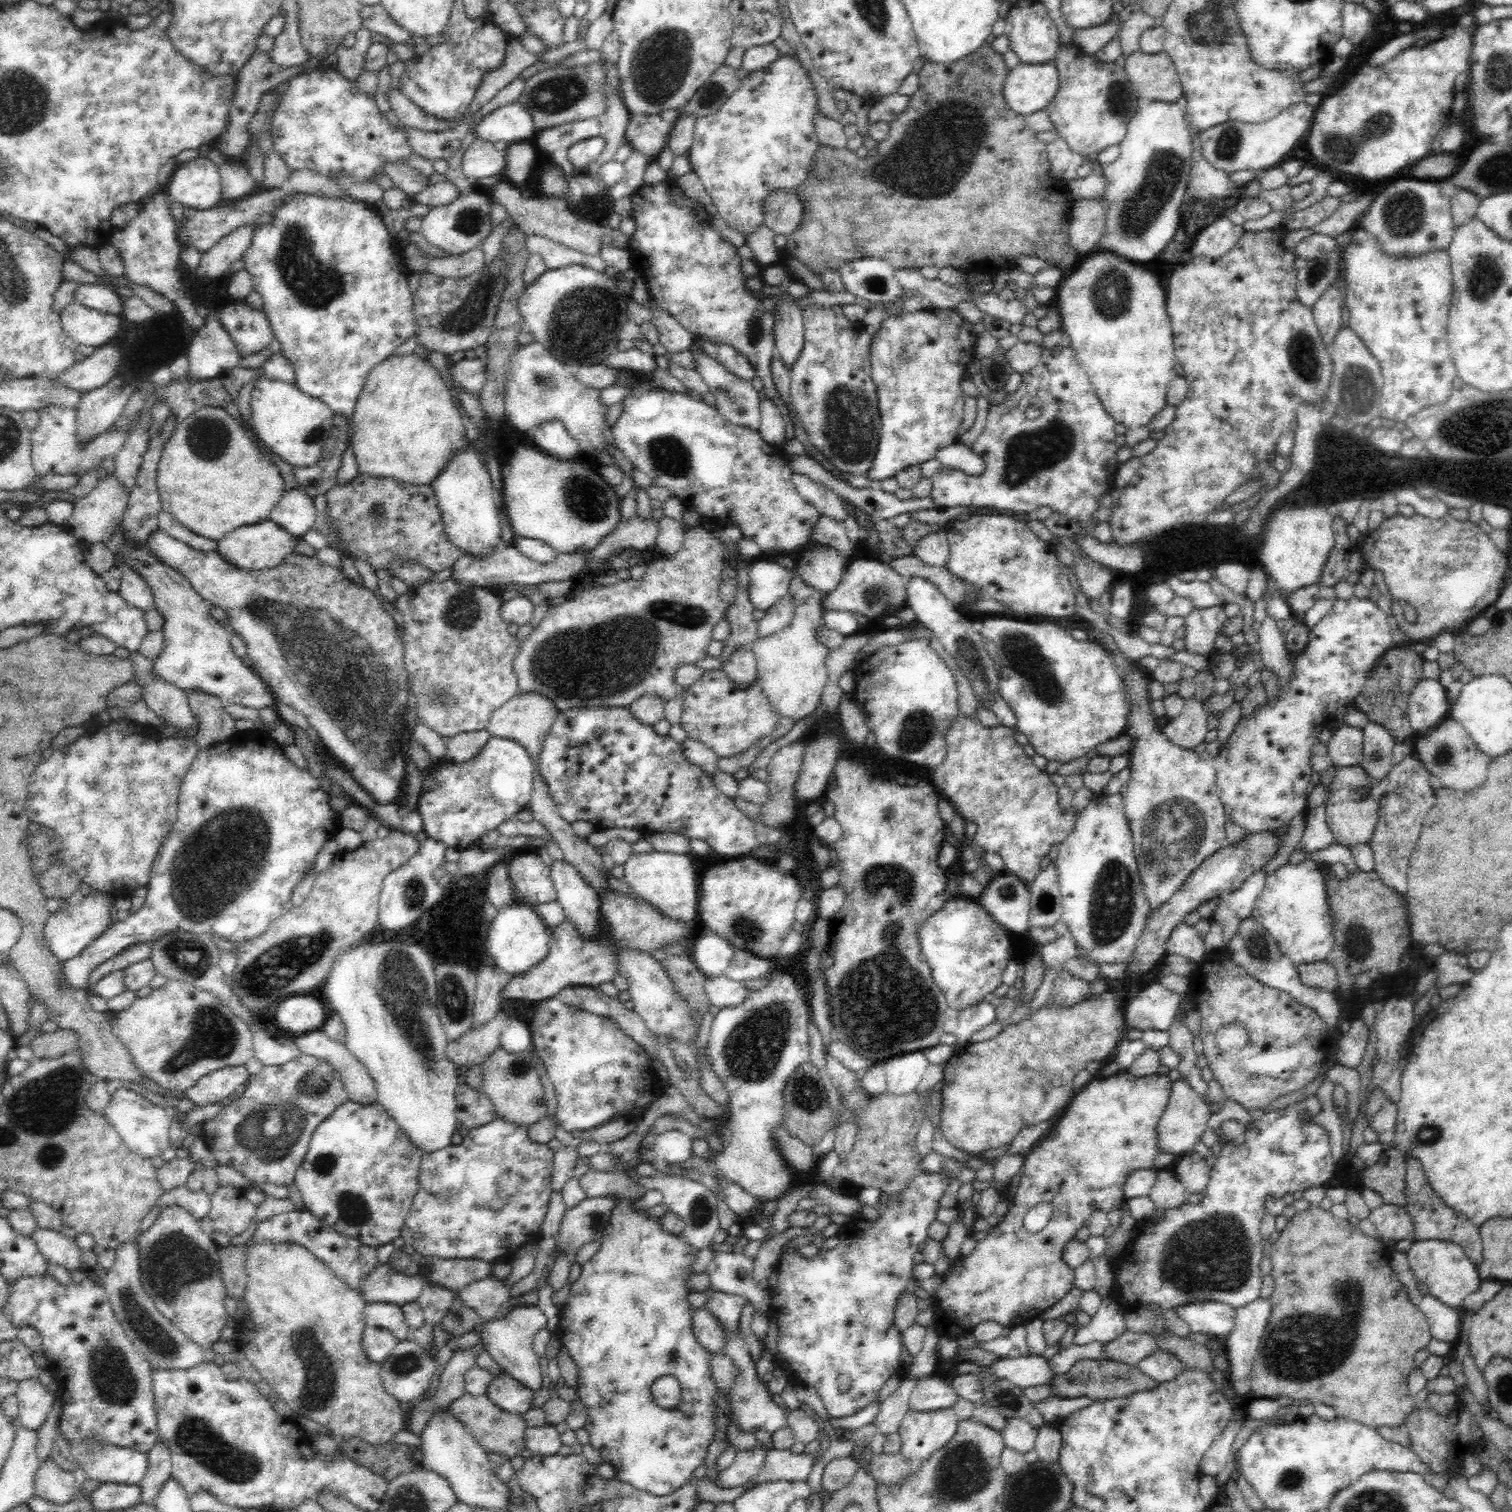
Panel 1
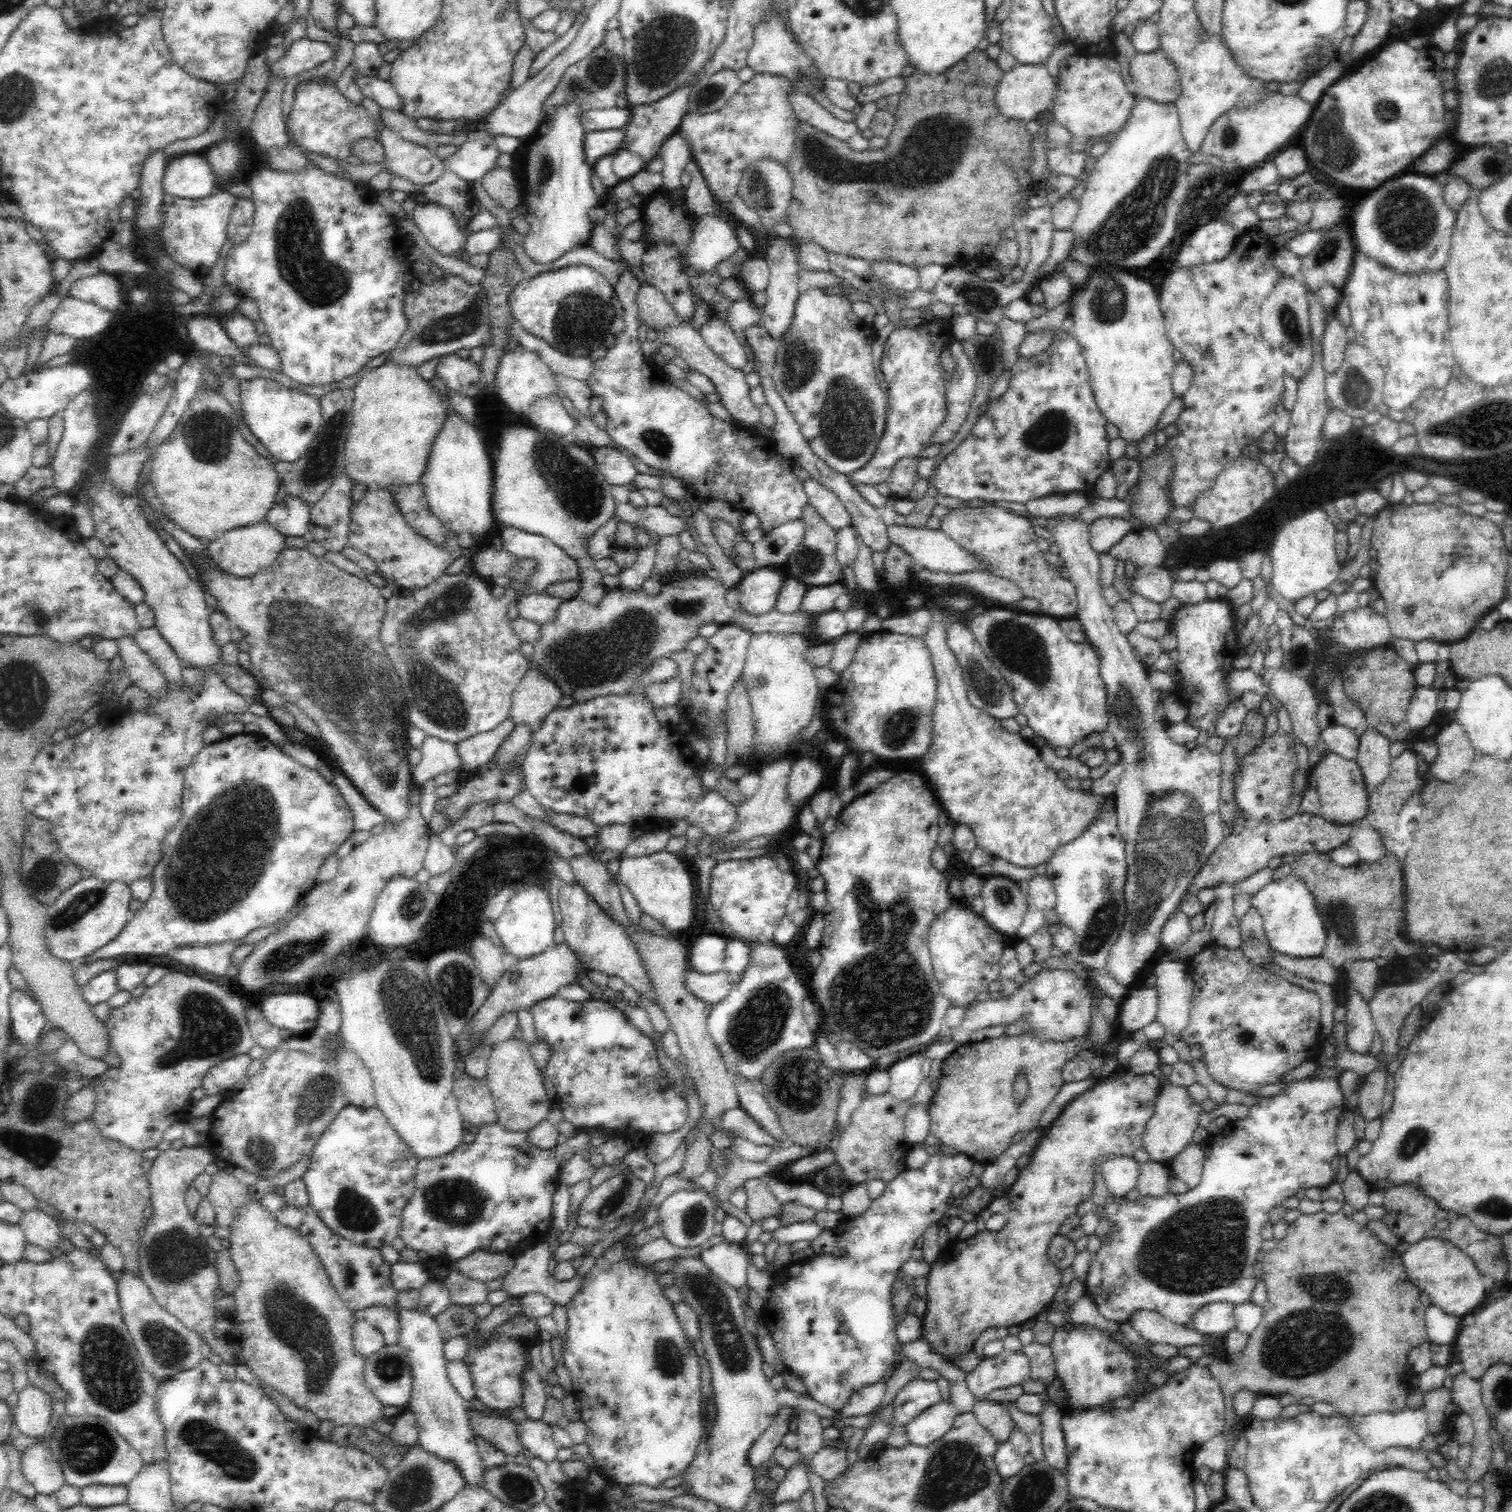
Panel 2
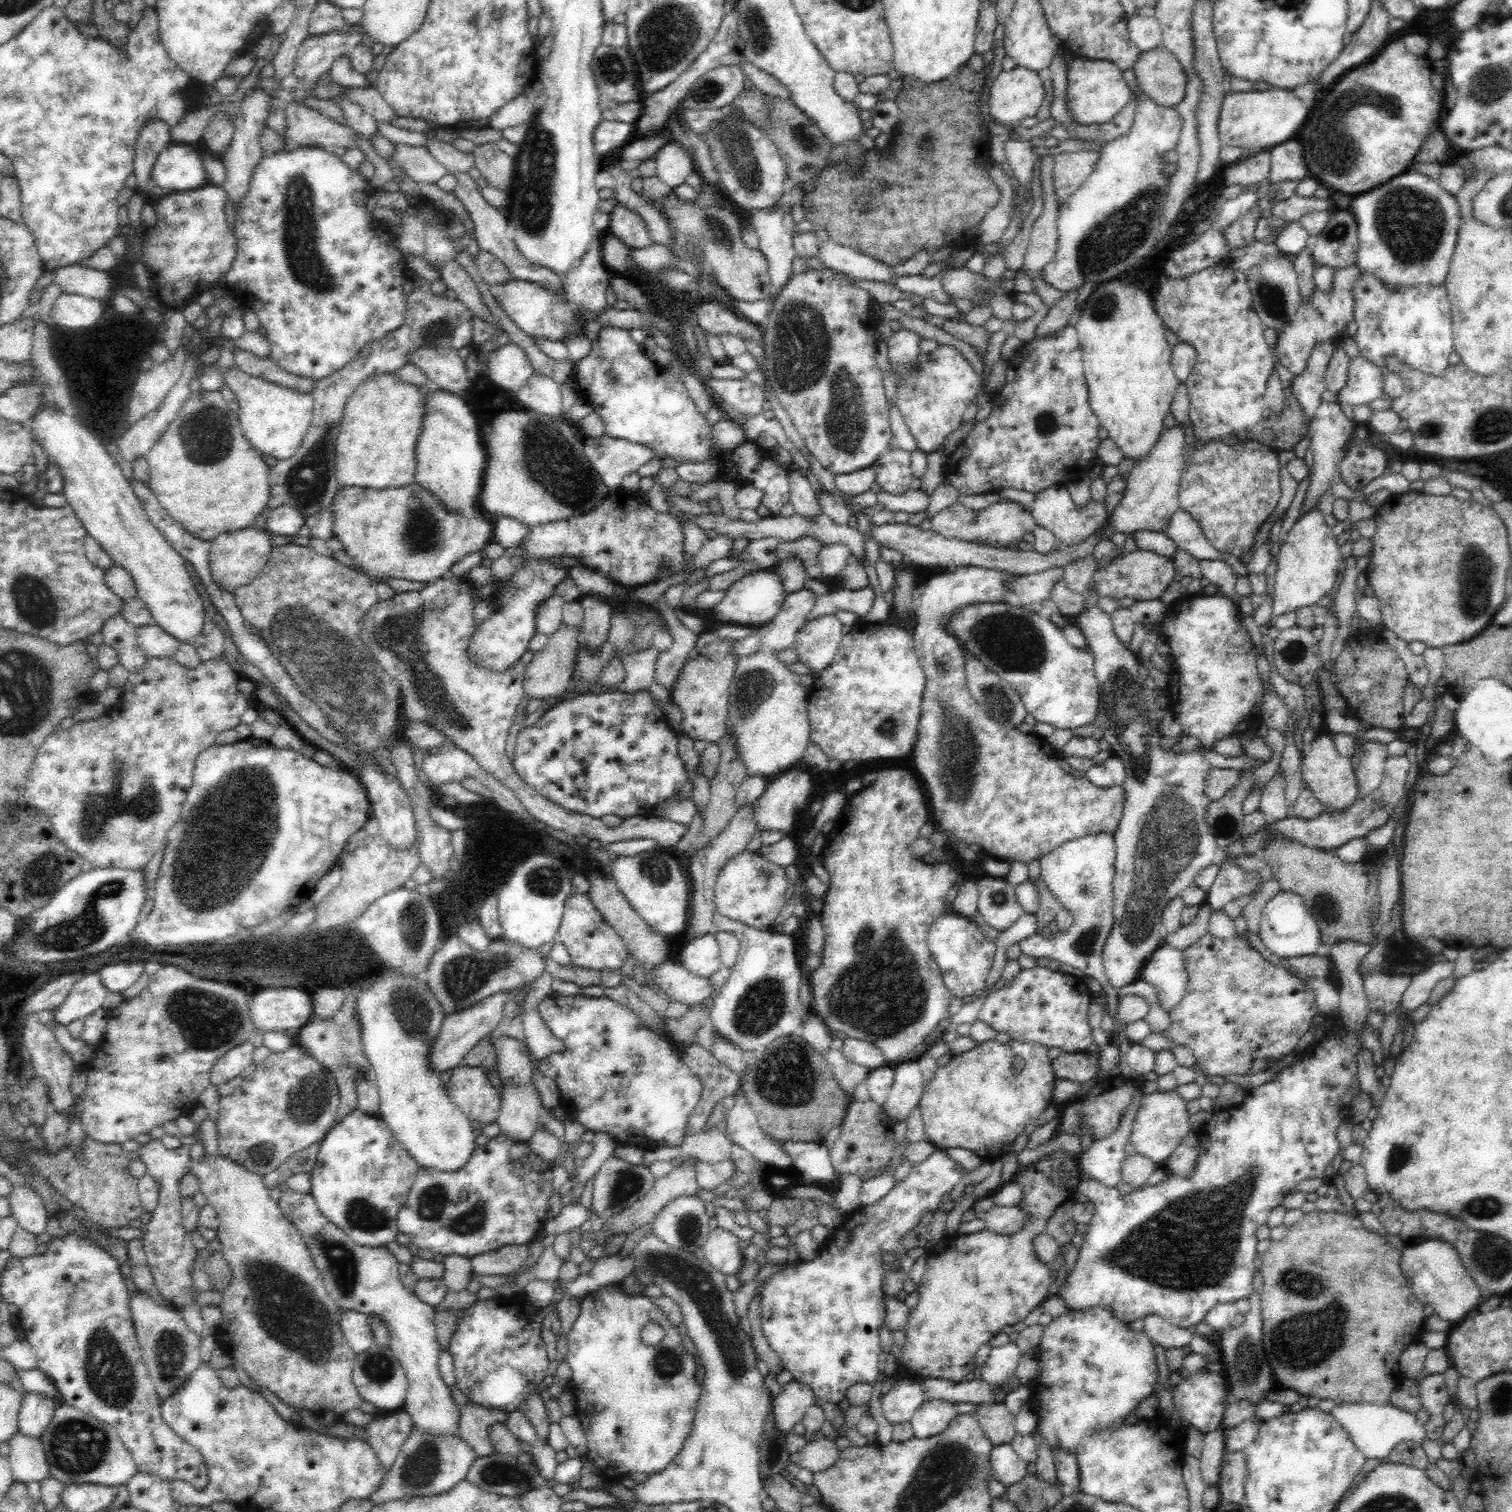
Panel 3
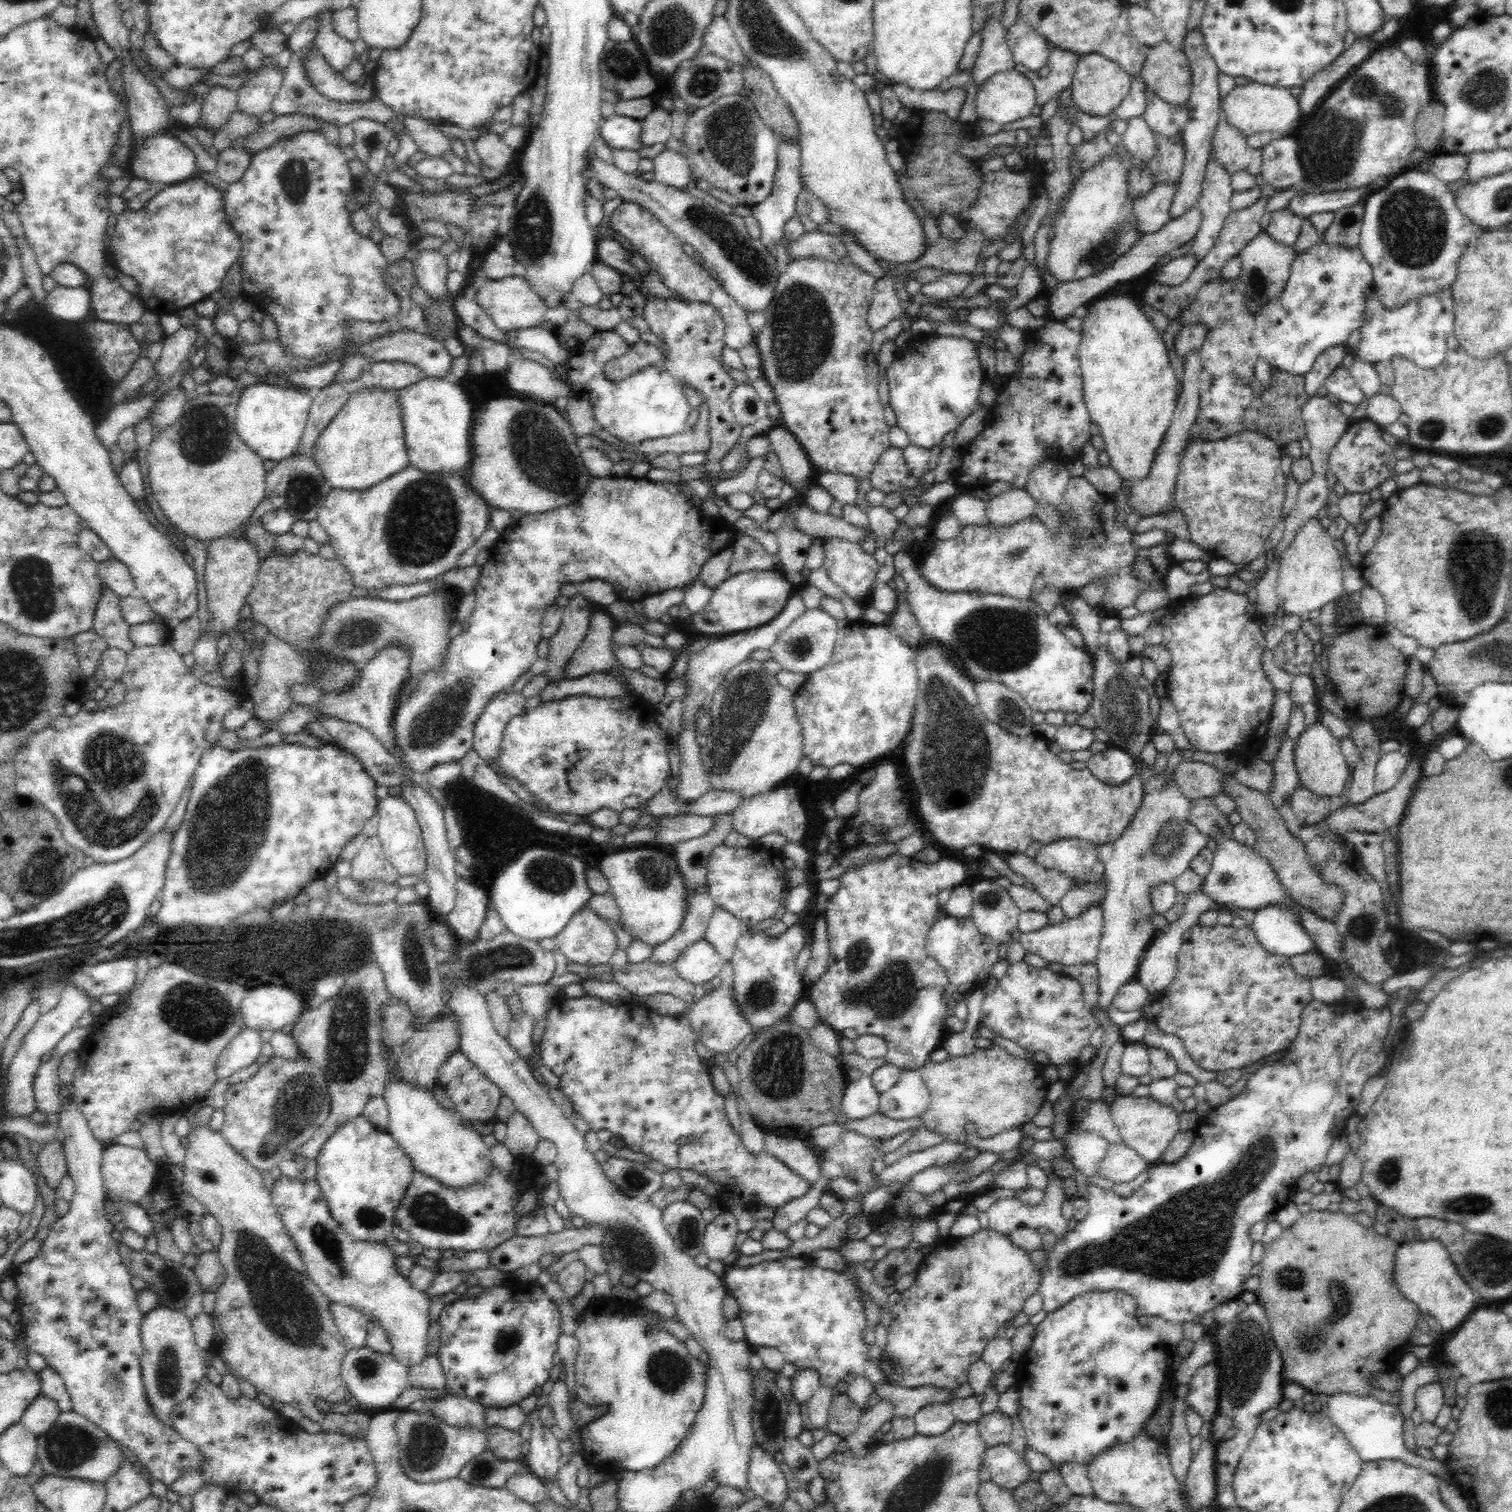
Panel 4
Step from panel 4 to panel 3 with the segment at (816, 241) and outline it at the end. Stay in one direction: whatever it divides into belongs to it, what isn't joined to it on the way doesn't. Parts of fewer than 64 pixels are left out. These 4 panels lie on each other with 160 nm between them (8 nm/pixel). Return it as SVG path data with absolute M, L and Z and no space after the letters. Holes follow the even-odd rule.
M831 237L818 244L818 257L826 267L845 273L856 280L878 281L889 284L897 277L892 265L862 254L852 247L834 242Z

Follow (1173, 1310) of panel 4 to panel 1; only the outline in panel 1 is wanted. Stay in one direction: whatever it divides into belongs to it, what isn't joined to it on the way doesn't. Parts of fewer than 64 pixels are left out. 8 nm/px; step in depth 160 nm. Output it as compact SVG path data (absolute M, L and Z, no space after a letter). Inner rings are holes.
M1310 1095L1297 1104L1265 1113L1248 1128L1242 1145L1230 1143L1222 1146L1203 1199L1197 1203L1180 1204L1178 1208L1155 1209L1149 1218L1137 1223L1122 1258L1114 1261L1112 1292L1109 1295L1120 1306L1140 1305L1146 1308L1160 1306L1176 1310L1177 1306L1194 1301L1213 1300L1240 1308L1259 1297L1262 1286L1260 1262L1266 1246L1260 1225L1267 1211L1267 1196L1303 1192L1314 1186L1324 1186L1335 1176L1337 1162L1332 1159L1329 1136L1325 1128L1312 1121L1322 1111L1316 1095ZM1300 1113L1305 1113L1305 1120Z

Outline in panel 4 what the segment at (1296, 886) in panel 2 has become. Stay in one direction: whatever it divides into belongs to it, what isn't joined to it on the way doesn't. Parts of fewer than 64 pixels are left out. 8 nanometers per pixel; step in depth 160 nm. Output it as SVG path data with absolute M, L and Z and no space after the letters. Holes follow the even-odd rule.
M1271 904L1254 914L1252 930L1258 942L1274 955L1293 957L1316 948L1302 928L1297 910L1286 904Z

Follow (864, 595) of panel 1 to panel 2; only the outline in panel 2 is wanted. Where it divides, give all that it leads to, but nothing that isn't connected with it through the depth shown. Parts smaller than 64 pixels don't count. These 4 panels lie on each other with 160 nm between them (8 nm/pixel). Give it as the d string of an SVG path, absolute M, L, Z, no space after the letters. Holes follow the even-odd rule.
M841 581L826 586L808 586L798 611L814 616L834 609L845 601L846 588Z

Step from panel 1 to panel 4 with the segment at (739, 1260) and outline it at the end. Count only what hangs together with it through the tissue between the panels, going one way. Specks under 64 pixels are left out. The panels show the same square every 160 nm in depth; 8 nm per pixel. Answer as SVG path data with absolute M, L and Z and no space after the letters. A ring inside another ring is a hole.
M723 1213L707 1224L703 1238L703 1252L708 1259L724 1261L739 1243L738 1226L732 1213Z

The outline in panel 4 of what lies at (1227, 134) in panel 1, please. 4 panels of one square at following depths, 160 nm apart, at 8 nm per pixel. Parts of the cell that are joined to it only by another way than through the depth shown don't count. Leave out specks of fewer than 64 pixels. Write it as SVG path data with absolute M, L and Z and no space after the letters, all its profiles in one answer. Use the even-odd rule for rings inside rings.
M1248 82L1244 86L1236 85L1221 103L1222 113L1226 122L1240 134L1250 136L1258 132L1278 132L1284 130L1288 124L1300 118L1298 97L1290 92L1289 88L1280 88L1270 84Z

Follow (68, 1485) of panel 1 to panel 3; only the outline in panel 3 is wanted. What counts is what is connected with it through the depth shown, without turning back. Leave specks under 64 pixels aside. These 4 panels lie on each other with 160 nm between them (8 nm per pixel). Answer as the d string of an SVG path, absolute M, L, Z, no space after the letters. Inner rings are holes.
M16 1432L10 1436L8 1447L10 1452L7 1459L15 1481L40 1483L44 1478L50 1477L46 1451L40 1439Z

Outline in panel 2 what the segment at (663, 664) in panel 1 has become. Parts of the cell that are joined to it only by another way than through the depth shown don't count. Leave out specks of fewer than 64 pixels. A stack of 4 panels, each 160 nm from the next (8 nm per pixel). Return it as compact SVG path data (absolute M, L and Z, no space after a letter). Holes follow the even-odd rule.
M702 572L690 576L676 574L676 577L663 582L659 594L655 596L646 593L642 587L629 589L620 586L608 589L602 602L594 606L576 595L560 603L555 618L541 626L540 640L534 646L534 654L527 660L528 668L530 663L540 667L540 671L560 687L562 697L574 697L576 703L580 703L598 696L628 695L633 692L634 682L640 679L657 659L670 659L672 654L686 651L687 642L699 636L698 628L704 624L736 624L753 634L797 633L806 638L812 638L815 634L814 616L800 611L782 614L775 609L754 617L746 612L735 612L727 604L725 590L718 577Z

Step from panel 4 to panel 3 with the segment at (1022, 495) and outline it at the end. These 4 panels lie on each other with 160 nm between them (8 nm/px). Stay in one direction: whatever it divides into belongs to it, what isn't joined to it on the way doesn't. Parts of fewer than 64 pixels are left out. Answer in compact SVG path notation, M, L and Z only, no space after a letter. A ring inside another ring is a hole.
M1014 501L996 502L974 512L972 509L954 503L953 505L942 509L931 518L931 529L940 533L946 538L957 538L958 540L983 540L983 544L993 546L994 548L1006 548L1008 544L1020 542L1025 534L1034 530L1035 523L1030 508L1022 503Z

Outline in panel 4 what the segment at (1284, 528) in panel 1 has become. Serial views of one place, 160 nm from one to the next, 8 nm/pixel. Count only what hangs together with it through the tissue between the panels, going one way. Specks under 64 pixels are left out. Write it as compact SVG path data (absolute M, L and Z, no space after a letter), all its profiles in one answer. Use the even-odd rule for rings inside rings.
M1310 518L1306 524L1297 532L1294 540L1280 554L1279 570L1276 580L1280 608L1285 614L1301 615L1306 617L1309 612L1319 609L1328 602L1338 601L1344 594L1342 588L1342 558L1340 552L1334 547L1335 539L1328 534L1327 529L1322 528L1318 519Z

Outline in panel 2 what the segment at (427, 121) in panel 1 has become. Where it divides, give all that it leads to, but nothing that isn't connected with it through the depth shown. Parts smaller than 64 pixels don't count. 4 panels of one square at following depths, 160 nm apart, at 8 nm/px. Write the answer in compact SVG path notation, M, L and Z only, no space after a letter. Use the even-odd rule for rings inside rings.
M358 74L356 76L356 85L360 87L364 97L371 98L381 108L389 108L396 112L402 111L402 99L400 99L400 95L388 79L383 80L377 76Z

